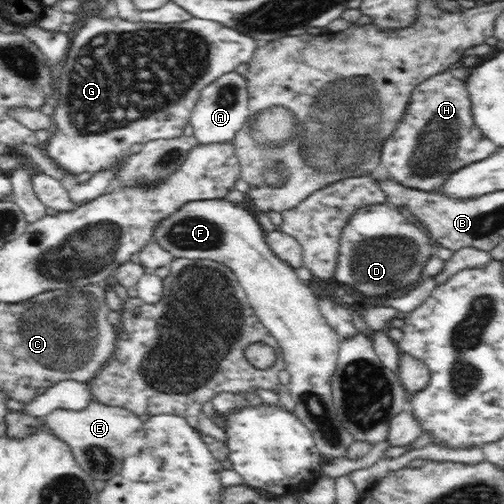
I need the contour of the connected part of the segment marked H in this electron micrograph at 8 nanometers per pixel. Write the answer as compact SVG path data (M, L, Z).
M450 71L424 80L412 92L402 118L381 145L379 171L404 187L441 192L452 173L497 152L491 140L476 129L468 95L465 82L454 78Z

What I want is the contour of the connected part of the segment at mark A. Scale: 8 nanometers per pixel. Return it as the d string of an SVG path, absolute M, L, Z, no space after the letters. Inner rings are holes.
M230 72L201 90L200 98L189 118L198 143L213 144L233 140L236 132L242 130L242 126L248 125L254 118L249 107L249 95L248 78L240 76L238 72Z

